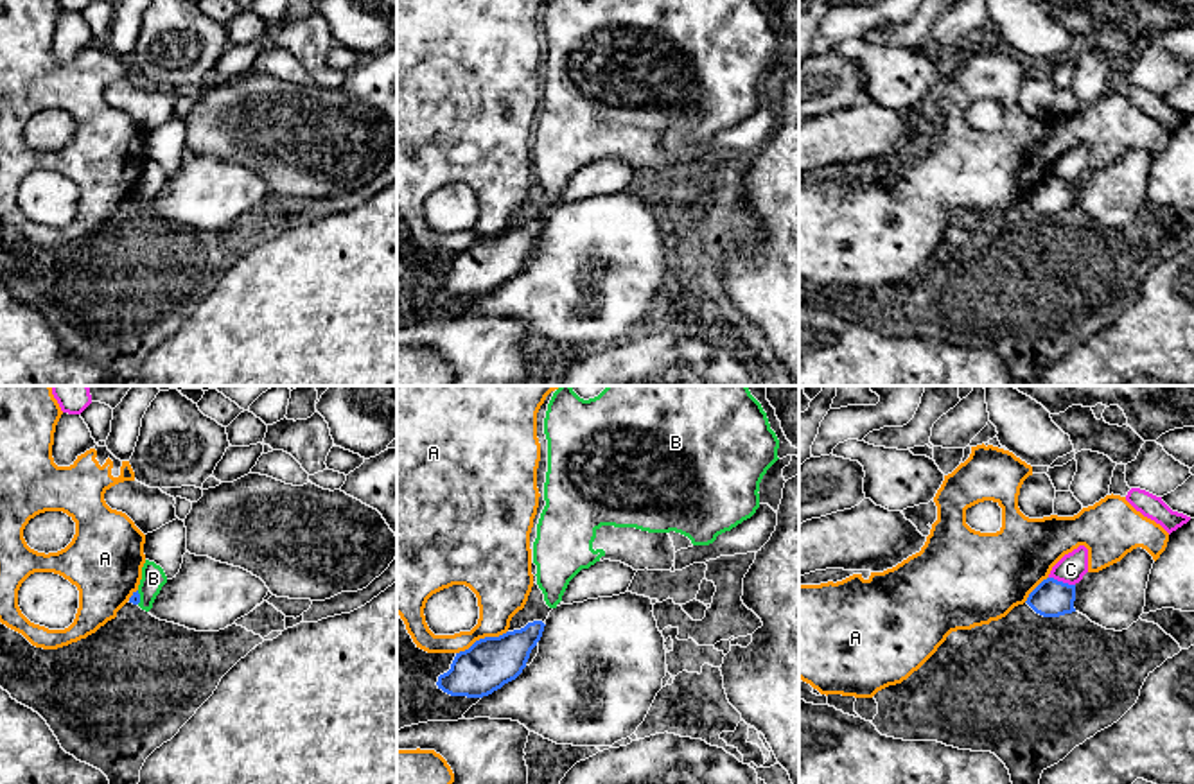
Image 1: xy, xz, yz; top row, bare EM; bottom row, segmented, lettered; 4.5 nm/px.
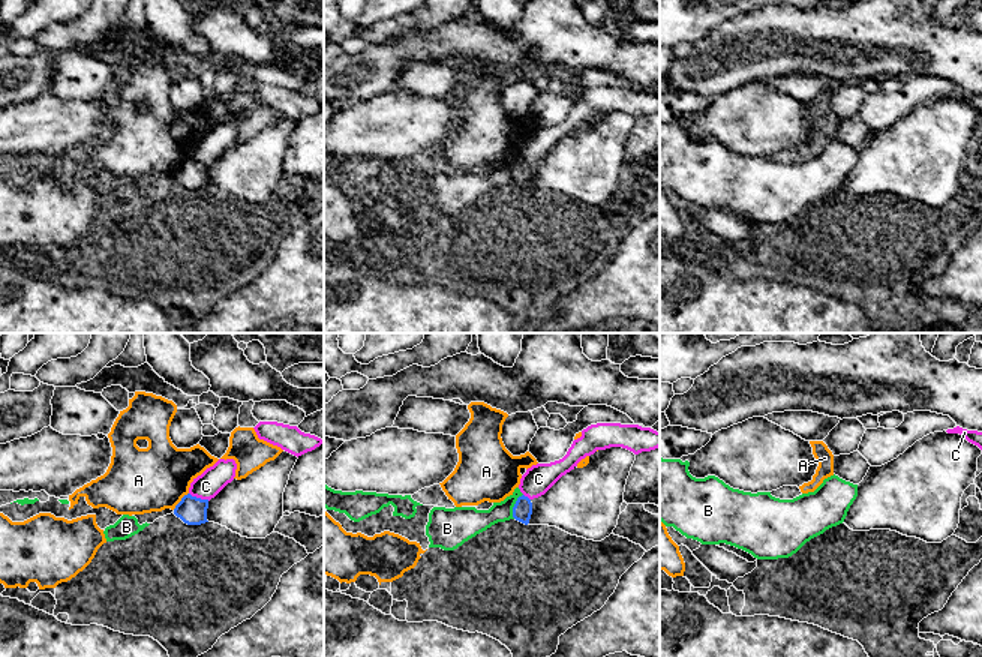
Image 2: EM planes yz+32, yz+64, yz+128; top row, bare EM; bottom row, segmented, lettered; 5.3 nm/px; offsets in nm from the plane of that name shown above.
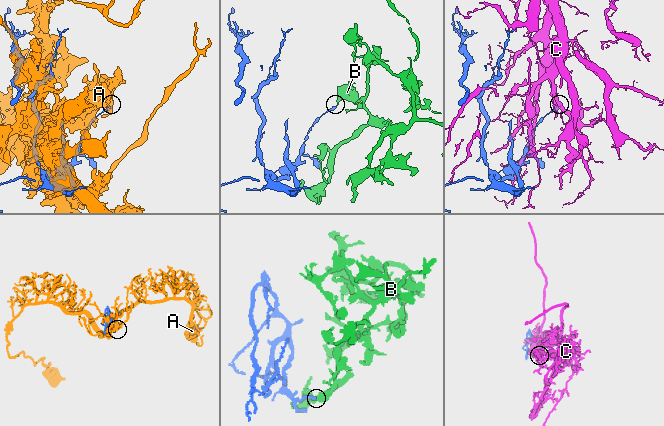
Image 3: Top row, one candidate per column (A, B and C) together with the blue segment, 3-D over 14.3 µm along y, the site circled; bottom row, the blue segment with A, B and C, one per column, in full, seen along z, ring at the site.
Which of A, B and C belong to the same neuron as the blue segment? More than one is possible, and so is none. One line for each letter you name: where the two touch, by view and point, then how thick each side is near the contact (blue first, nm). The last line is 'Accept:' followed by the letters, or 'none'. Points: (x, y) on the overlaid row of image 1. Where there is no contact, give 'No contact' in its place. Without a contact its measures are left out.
Accept: none

